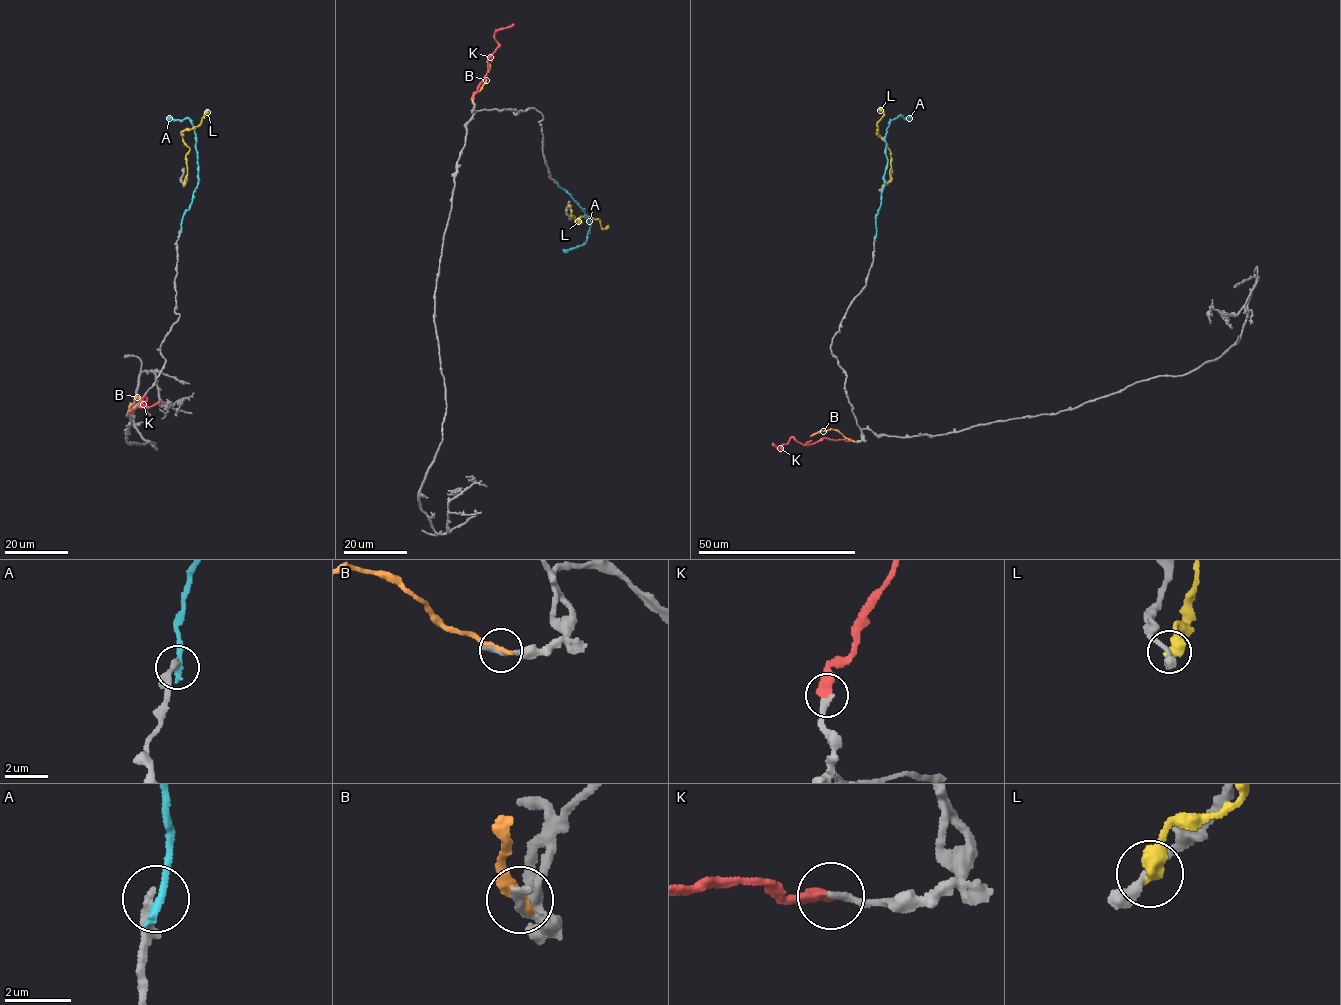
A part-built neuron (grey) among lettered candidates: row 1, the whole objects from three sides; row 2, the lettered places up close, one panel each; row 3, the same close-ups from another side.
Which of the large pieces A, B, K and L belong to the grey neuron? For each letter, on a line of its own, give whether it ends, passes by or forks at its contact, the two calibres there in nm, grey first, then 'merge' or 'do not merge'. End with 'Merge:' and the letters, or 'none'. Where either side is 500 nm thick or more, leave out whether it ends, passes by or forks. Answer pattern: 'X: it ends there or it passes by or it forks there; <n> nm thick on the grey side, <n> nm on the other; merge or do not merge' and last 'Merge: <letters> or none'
A: it ends there; 320 nm thick on the grey side, 280 nm on the other; do not merge
B: it ends there; 320 nm thick on the grey side, 400 nm on the other; do not merge
K: it ends there; 240 nm thick on the grey side, 420 nm on the other; merge
L: 240 nm thick on the grey side, 600 nm on the other; do not merge
Merge: K

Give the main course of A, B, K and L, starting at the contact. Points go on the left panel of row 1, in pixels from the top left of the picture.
A: (181, 230), (184, 213), (192, 203), (198, 181), (196, 137), (188, 118), (166, 120)
B: (131, 414), (129, 410), (136, 396), (139, 398), (136, 398)
K: (130, 413), (138, 404), (143, 407), (146, 398), (144, 396), (140, 399), (146, 406), (159, 401)
L: (183, 184), (187, 172), (186, 154), (189, 148), (181, 132), (201, 123), (208, 112)

